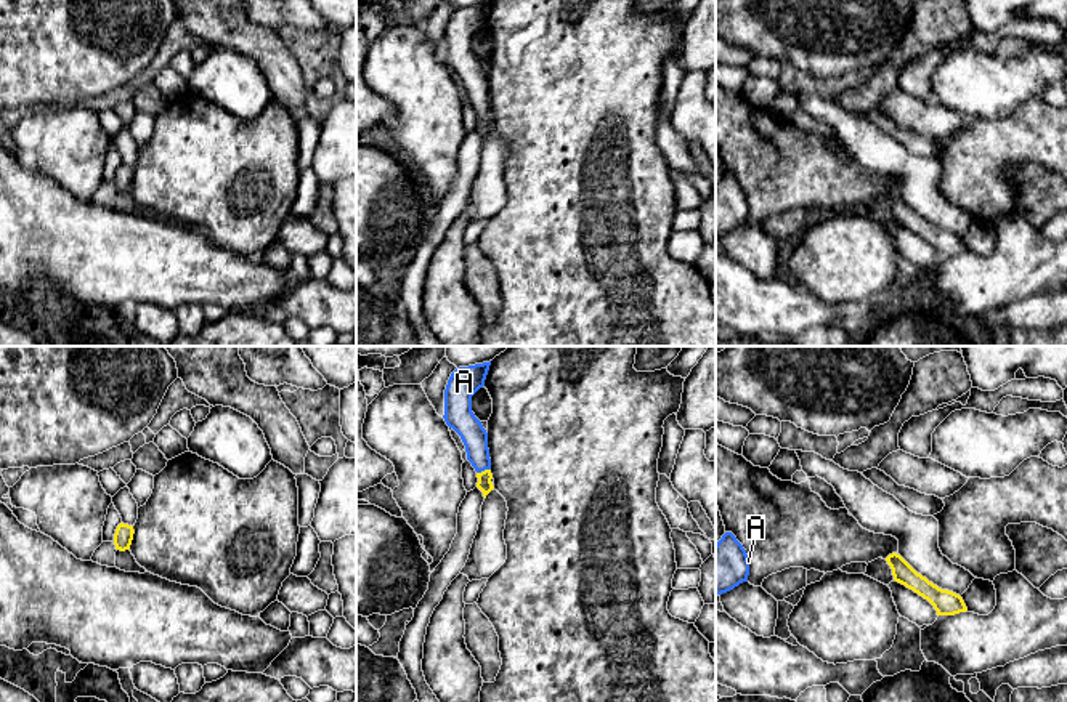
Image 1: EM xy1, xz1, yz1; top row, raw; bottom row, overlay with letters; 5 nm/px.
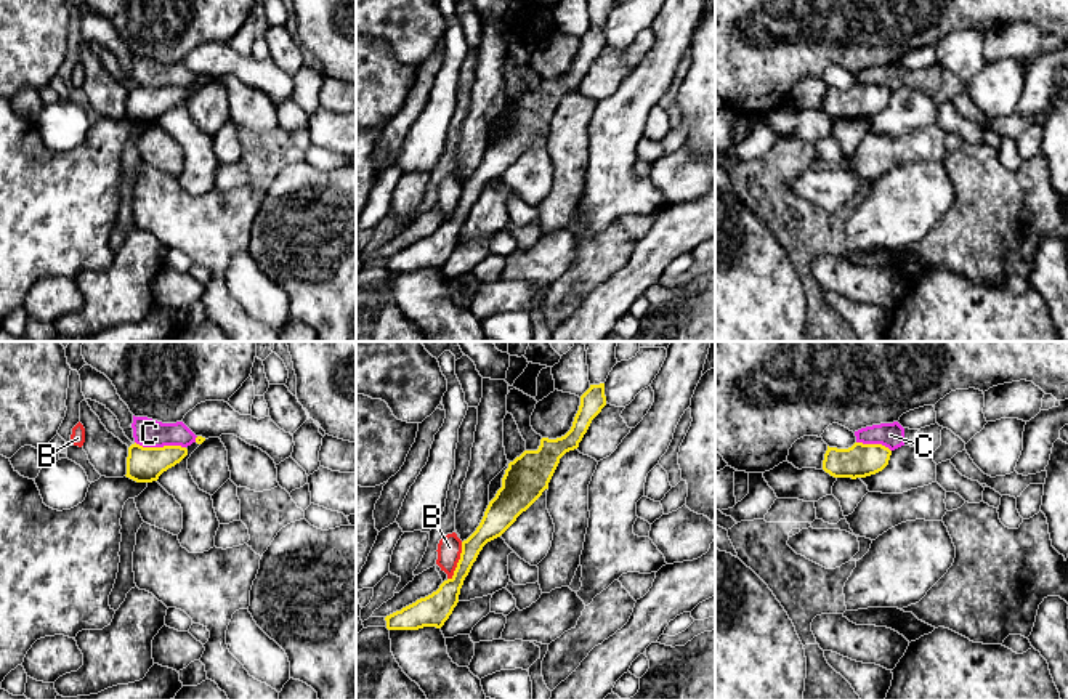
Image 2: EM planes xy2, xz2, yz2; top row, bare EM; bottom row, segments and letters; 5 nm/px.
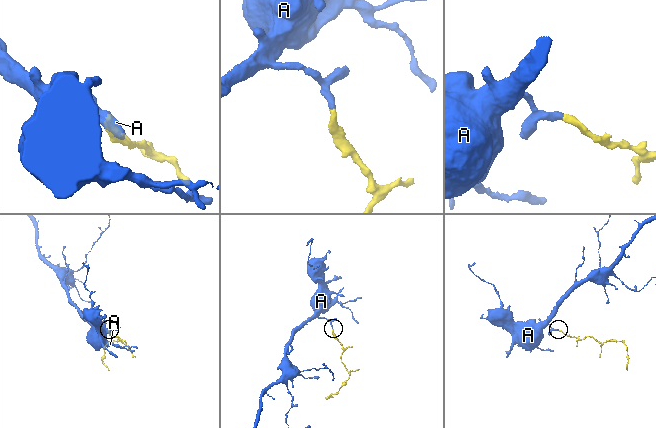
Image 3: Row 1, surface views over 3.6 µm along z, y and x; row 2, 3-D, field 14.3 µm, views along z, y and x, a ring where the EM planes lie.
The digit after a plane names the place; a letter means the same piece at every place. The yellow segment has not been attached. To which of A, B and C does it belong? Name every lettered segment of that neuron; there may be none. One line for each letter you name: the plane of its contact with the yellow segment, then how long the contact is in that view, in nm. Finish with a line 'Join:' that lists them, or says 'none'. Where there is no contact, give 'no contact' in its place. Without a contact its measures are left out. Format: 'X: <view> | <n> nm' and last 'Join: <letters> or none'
A: xz1 | 80 nm
Join: A

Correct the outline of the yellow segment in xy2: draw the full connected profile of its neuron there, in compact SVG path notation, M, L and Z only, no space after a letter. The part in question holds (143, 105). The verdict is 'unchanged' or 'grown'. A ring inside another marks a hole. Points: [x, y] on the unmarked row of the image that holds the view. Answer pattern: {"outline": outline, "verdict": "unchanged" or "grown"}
{"outline": "M131 85L127 98L127 119L136 123L152 123L168 109L180 104L188 96L181 87L143 88Z", "verdict": "unchanged"}

